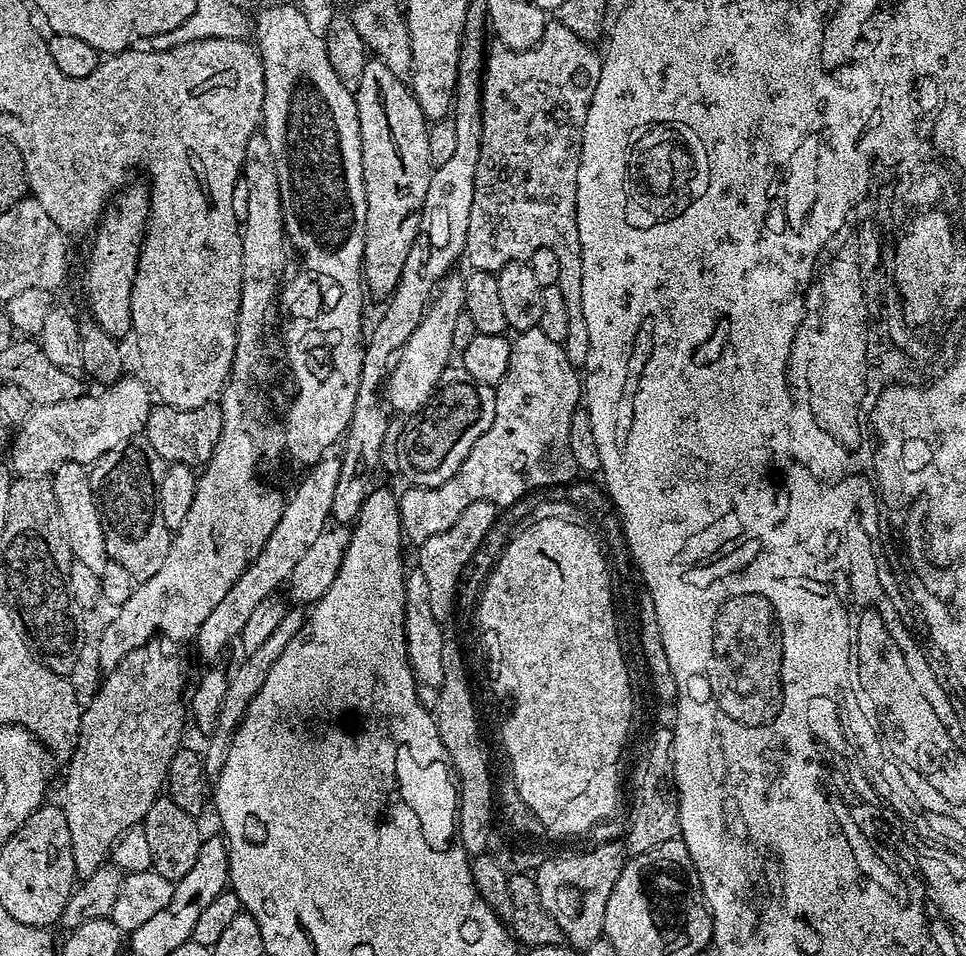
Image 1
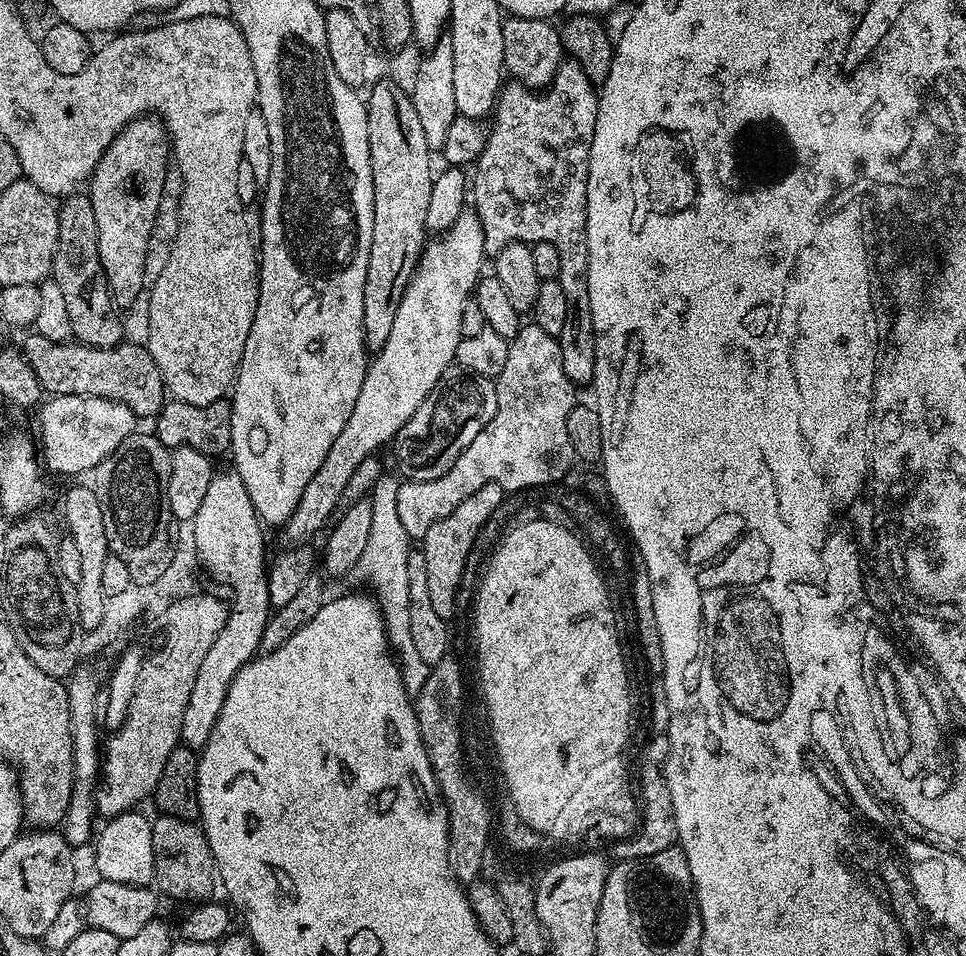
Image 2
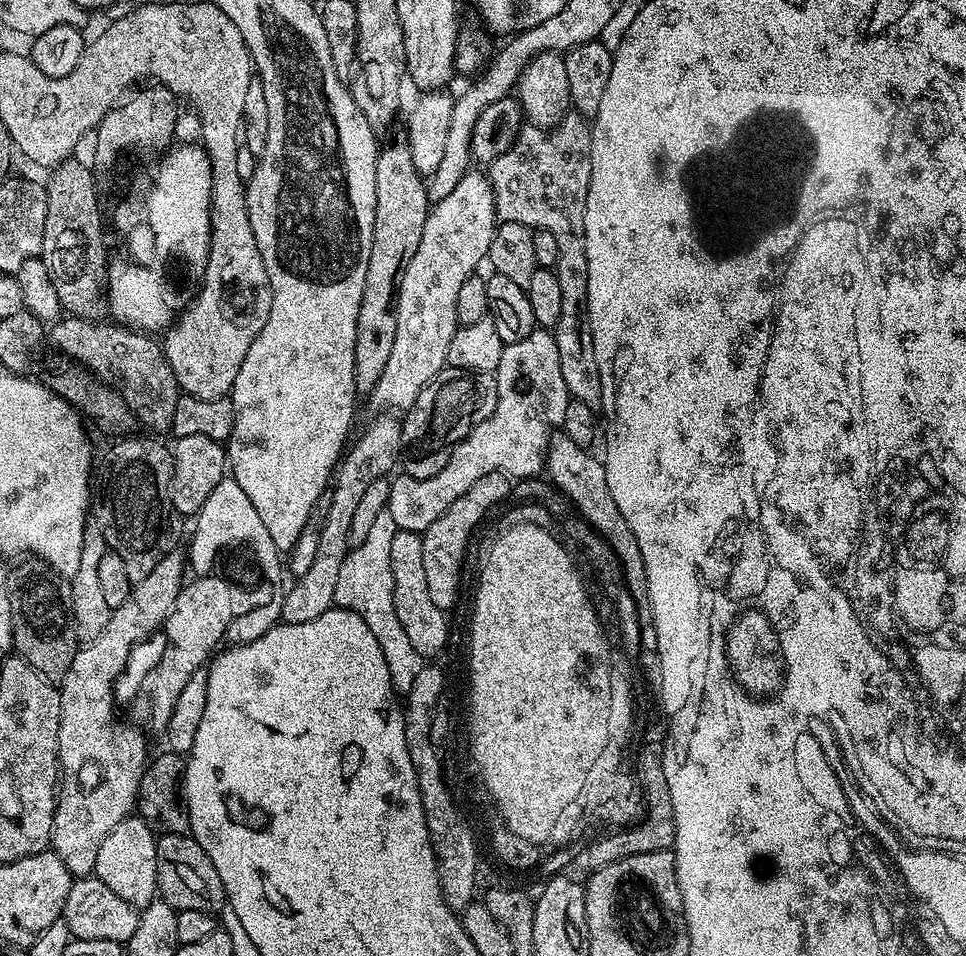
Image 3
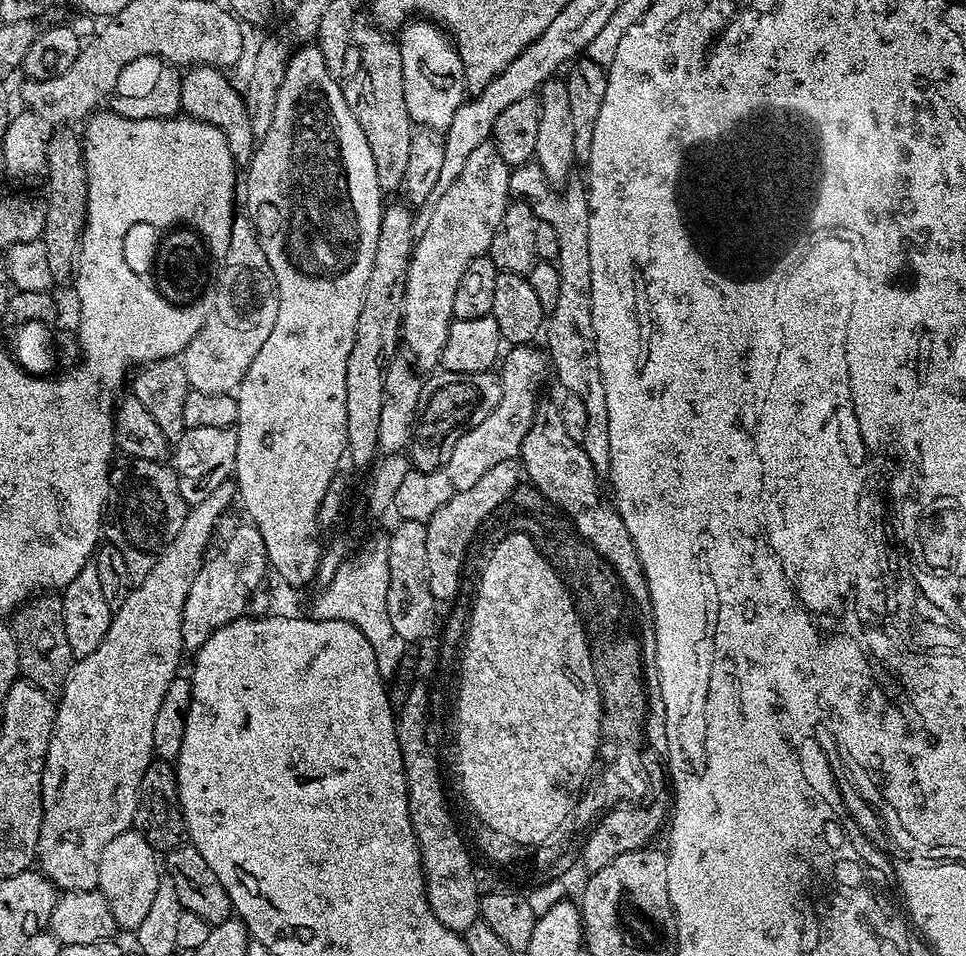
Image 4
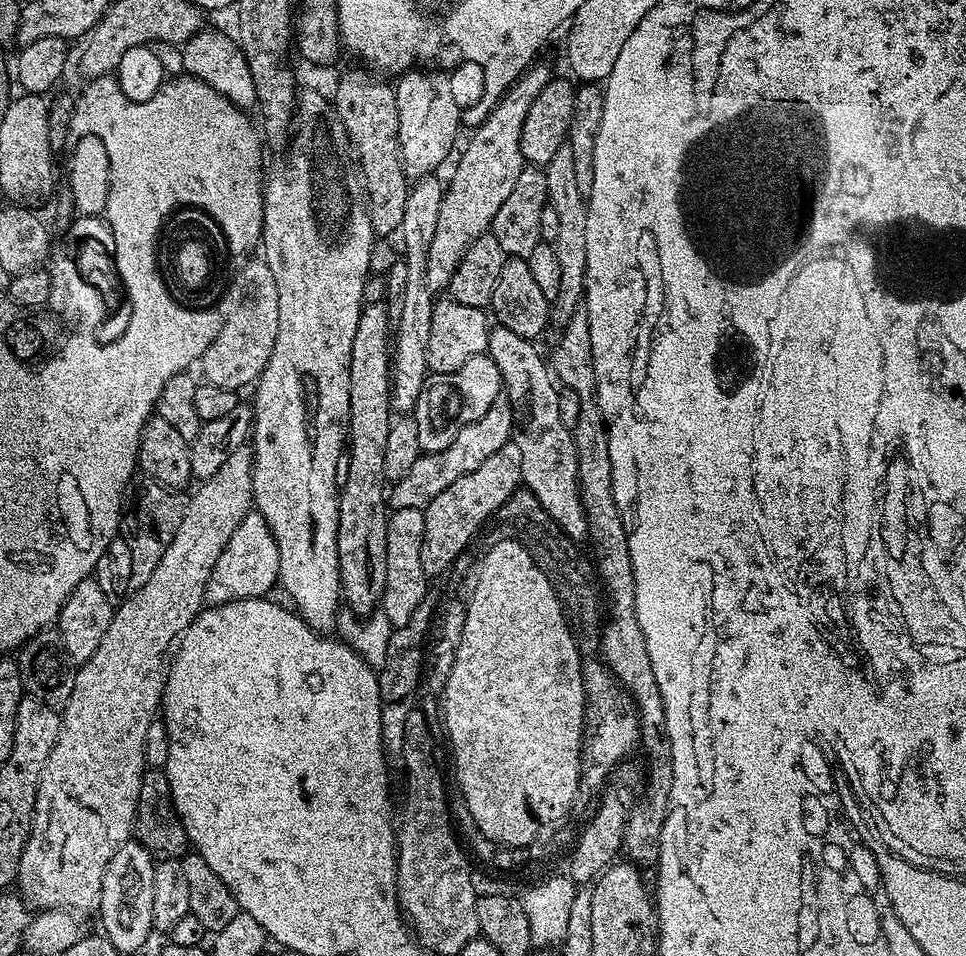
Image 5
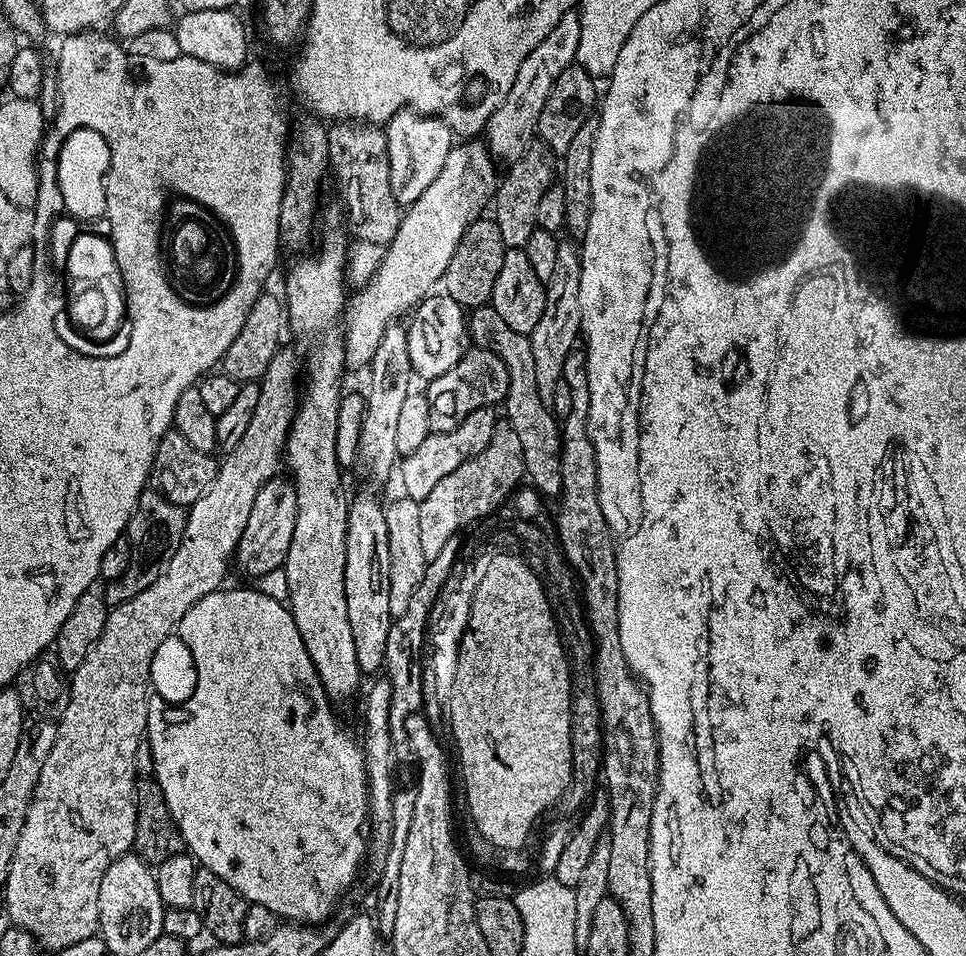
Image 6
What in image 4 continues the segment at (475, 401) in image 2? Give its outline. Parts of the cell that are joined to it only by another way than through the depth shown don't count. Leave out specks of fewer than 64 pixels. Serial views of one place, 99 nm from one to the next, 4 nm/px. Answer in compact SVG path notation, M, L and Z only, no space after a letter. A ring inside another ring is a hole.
M440 370L429 375L424 380L416 420L412 423L411 467L418 472L433 472L441 468L454 451L454 442L458 442L466 430L478 426L478 422L498 406L498 398L502 398L502 386L495 371L462 374Z

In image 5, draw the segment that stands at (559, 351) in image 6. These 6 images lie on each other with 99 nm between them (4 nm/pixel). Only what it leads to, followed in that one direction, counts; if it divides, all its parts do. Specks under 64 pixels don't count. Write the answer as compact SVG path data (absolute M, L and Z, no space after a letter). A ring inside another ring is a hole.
M565 142L558 146L554 158L543 165L546 174L548 203L558 213L558 238L554 247L562 273L562 286L558 286L558 298L550 301L550 320L553 325L563 326L570 322L571 316L581 307L584 298L584 279L586 278L586 214L588 206L586 194L578 186L574 171L574 153Z

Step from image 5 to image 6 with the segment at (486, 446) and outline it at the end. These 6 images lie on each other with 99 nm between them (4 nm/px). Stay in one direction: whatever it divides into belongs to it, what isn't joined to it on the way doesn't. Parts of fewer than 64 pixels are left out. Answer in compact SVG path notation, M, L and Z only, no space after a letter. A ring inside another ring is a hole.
M495 407L479 408L474 410L464 419L461 424L454 426L449 432L429 432L426 442L418 446L409 456L403 457L398 464L398 476L400 472L400 484L403 495L409 496L411 500L424 500L446 474L454 474L462 462L466 462L474 454L482 454L486 446L490 446L490 438L494 438L498 421L496 421Z

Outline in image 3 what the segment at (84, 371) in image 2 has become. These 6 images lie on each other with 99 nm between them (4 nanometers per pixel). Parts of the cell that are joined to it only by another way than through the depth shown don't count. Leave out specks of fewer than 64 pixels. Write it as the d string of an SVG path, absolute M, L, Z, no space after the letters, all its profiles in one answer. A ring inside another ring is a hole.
M65 315L47 329L46 340L62 355L69 356L69 361L88 368L98 379L116 390L137 421L149 428L149 433L171 433L174 410L182 393L163 347L157 341L155 344L152 341L155 339L143 331L108 323Z

